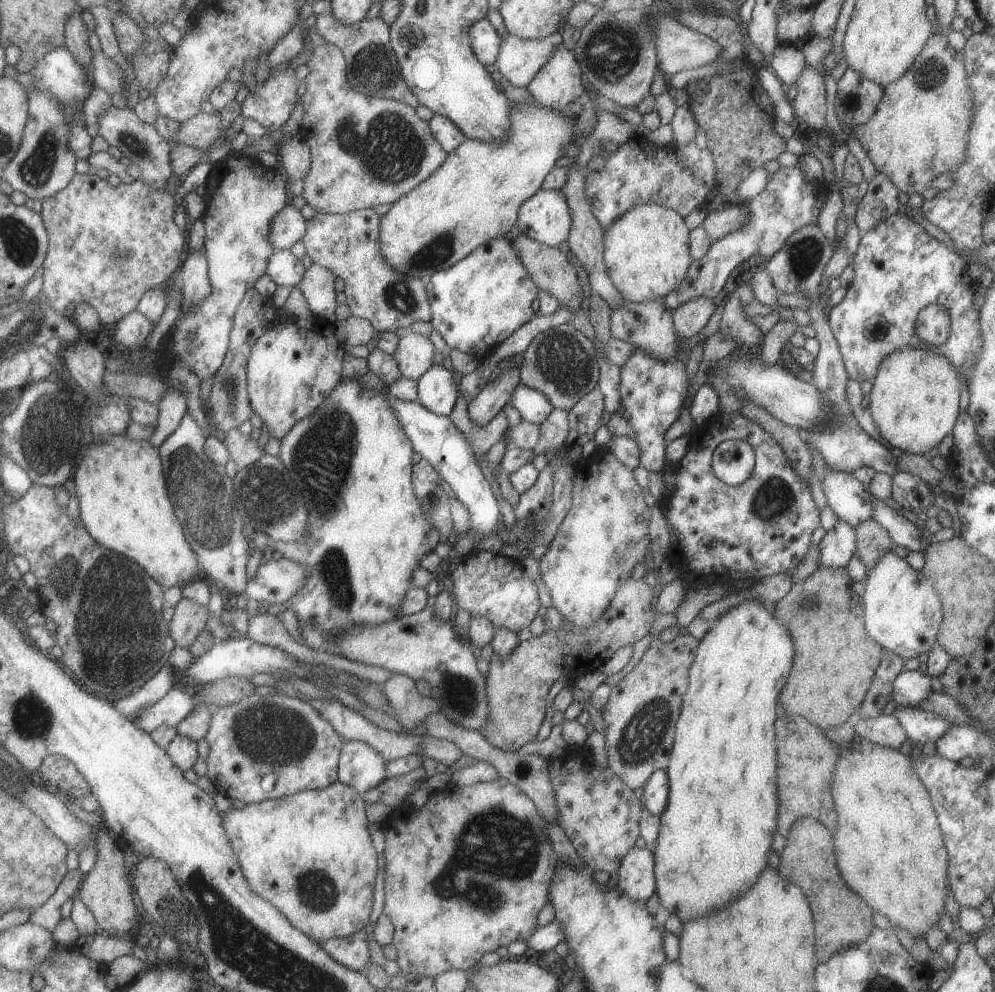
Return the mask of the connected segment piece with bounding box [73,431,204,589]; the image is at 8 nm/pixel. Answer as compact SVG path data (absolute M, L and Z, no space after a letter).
M123 431L107 435L102 443L92 442L88 454L76 468L73 480L76 488L74 494L79 498L80 518L99 544L136 560L165 589L171 586L183 588L187 583L204 576L199 556L187 540L182 520L171 500L159 447L155 448L149 439L129 438Z

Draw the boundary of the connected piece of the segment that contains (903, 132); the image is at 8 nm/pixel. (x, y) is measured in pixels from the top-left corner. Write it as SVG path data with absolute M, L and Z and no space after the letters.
M943 34L927 37L921 52L915 57L912 66L893 84L882 88L883 96L873 116L862 125L854 126L852 136L857 138L867 152L877 173L884 174L905 194L921 194L931 187L931 181L939 174L955 170L965 158L966 132L974 112L972 92L968 87L967 71L963 66L962 50L955 51L947 43Z

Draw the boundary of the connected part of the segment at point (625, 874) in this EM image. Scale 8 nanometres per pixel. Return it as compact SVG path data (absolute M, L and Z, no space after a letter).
M646 846L629 849L621 859L616 887L634 901L647 901L656 891L654 882L654 858Z

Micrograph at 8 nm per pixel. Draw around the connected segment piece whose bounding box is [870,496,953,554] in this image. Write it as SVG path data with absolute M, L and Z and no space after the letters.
M870 499L872 502L872 519L878 522L889 534L894 546L903 546L909 551L916 550L926 554L930 544L948 541L953 537L952 528L940 529L930 538L924 538L920 526L909 522L901 513L887 507L883 501Z

